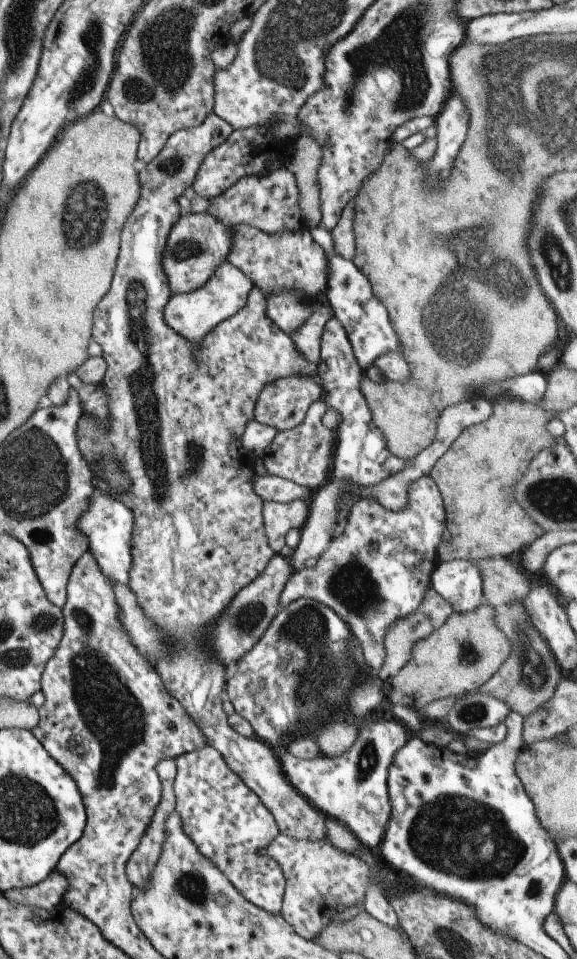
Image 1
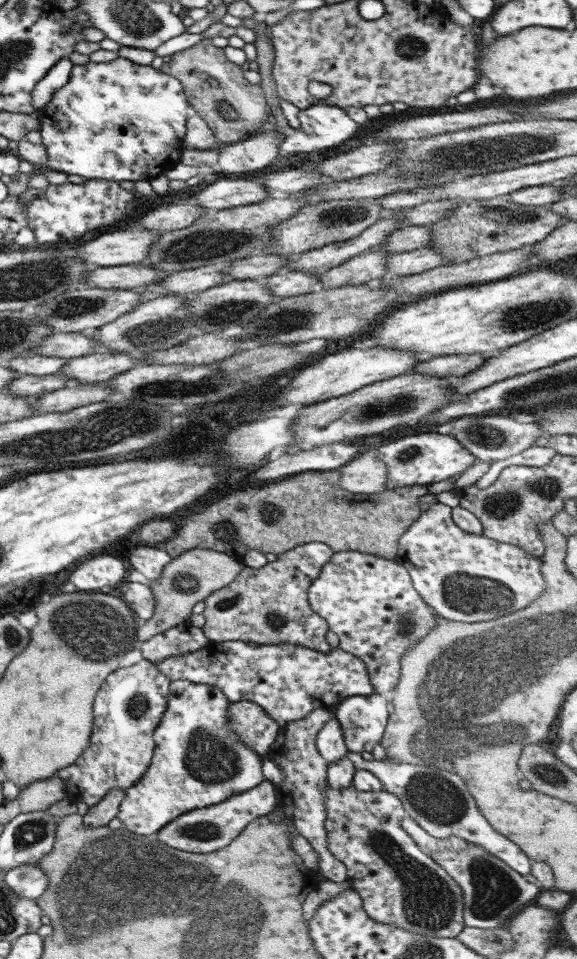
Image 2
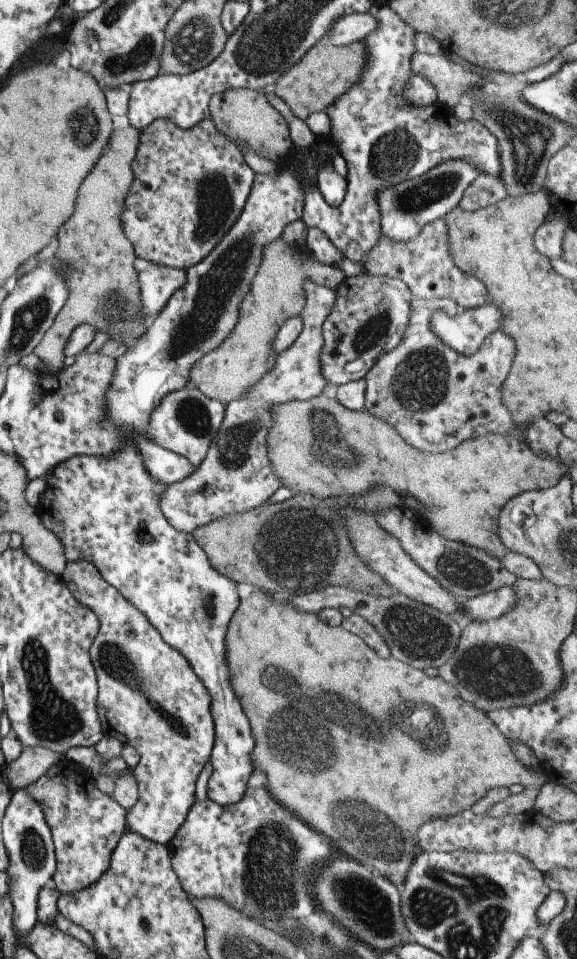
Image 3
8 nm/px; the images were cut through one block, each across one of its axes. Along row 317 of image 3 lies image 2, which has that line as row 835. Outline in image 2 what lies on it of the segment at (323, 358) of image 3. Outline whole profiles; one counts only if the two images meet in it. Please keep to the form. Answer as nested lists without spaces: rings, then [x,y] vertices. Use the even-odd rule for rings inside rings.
[[[327,782],[325,793],[325,833],[327,849],[335,859],[345,865],[346,880],[359,894],[365,914],[381,924],[391,924],[401,931],[421,934],[423,940],[430,938],[456,938],[464,928],[462,919],[463,894],[458,884],[400,827],[405,816],[399,797],[381,789],[373,792],[359,792],[353,784],[343,790],[333,790]]]

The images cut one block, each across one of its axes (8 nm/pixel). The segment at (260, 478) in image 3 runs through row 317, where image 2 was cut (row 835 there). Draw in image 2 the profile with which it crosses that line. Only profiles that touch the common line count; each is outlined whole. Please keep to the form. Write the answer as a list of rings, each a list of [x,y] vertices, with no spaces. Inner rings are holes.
[[[315,708],[301,720],[289,722],[278,730],[277,737],[269,746],[265,758],[271,760],[283,771],[283,782],[274,786],[277,797],[276,806],[283,808],[285,816],[289,817],[296,832],[317,853],[317,873],[325,880],[331,882],[343,882],[346,880],[345,865],[335,859],[327,849],[327,833],[325,833],[325,793],[323,786],[326,782],[327,762],[321,758],[315,746],[317,734],[324,728],[325,722],[331,718],[331,713],[321,708]]]

